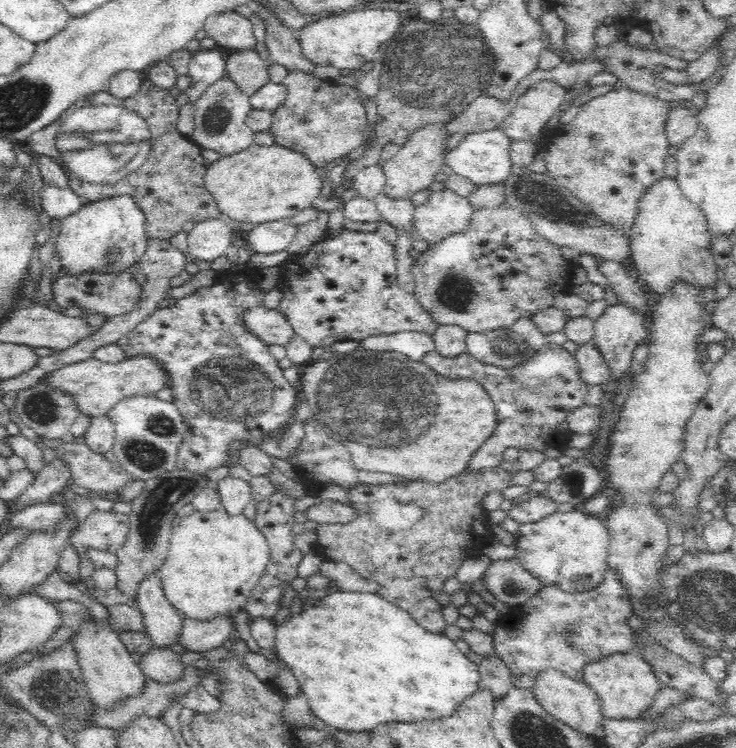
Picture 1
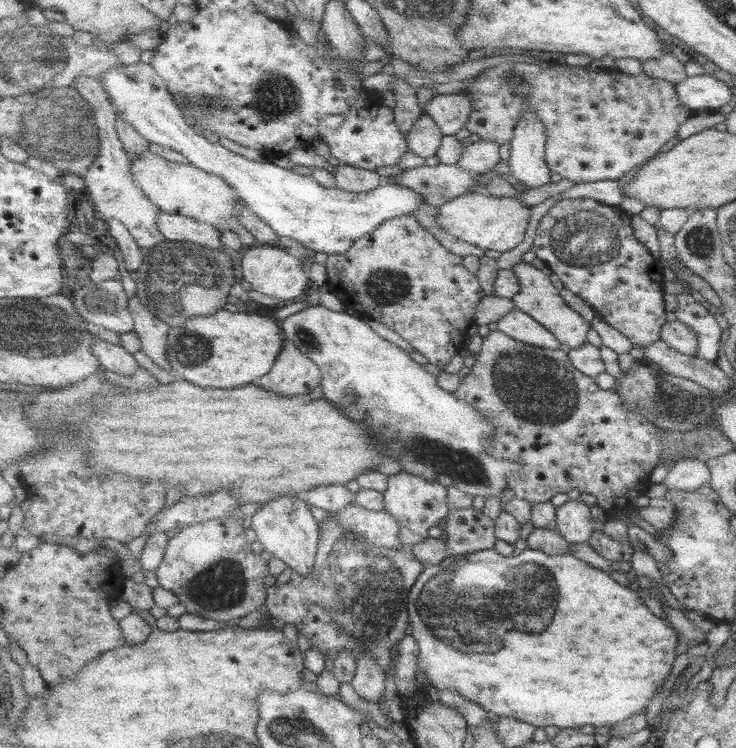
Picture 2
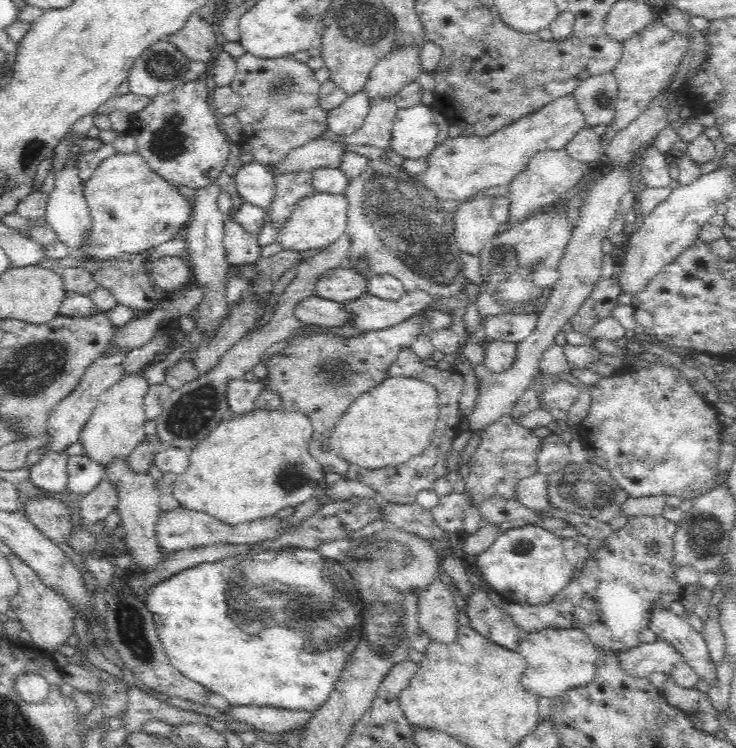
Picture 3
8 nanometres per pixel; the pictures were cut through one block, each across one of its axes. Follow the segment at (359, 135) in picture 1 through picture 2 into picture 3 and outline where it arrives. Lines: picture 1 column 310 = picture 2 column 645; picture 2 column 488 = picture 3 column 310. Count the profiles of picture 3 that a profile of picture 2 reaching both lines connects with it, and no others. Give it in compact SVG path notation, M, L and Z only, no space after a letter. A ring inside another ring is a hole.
M244 53L236 59L236 74L232 78L231 87L241 96L240 106L235 116L248 134L248 144L252 146L252 162L270 165L282 160L292 148L298 148L329 129L327 125L327 112L318 106L321 84L314 76L314 71L307 63L302 63L289 57L261 59L254 55Z

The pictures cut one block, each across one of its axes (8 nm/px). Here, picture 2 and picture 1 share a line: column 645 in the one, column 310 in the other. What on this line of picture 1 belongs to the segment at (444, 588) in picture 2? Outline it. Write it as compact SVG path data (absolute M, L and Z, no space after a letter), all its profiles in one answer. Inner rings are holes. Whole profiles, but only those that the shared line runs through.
M329 592L322 602L316 606L308 606L302 612L290 616L282 626L276 626L276 656L280 662L294 672L298 678L298 684L308 699L312 714L320 718L324 724L346 732L368 732L384 722L418 722L418 718L442 718L442 714L450 714L450 710L456 710L463 700L479 690L480 671L478 664L470 661L456 646L454 640L443 633L432 633L420 626L406 610L388 602L378 593L368 592Z

